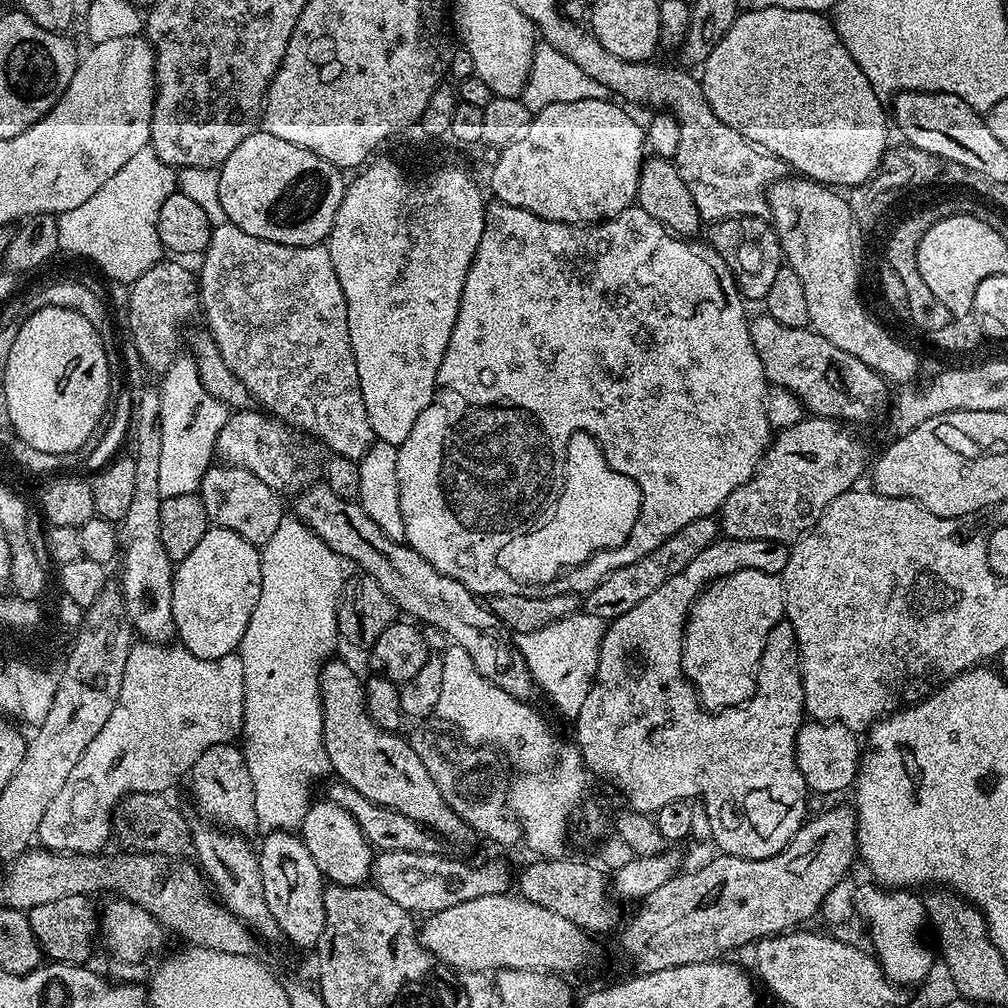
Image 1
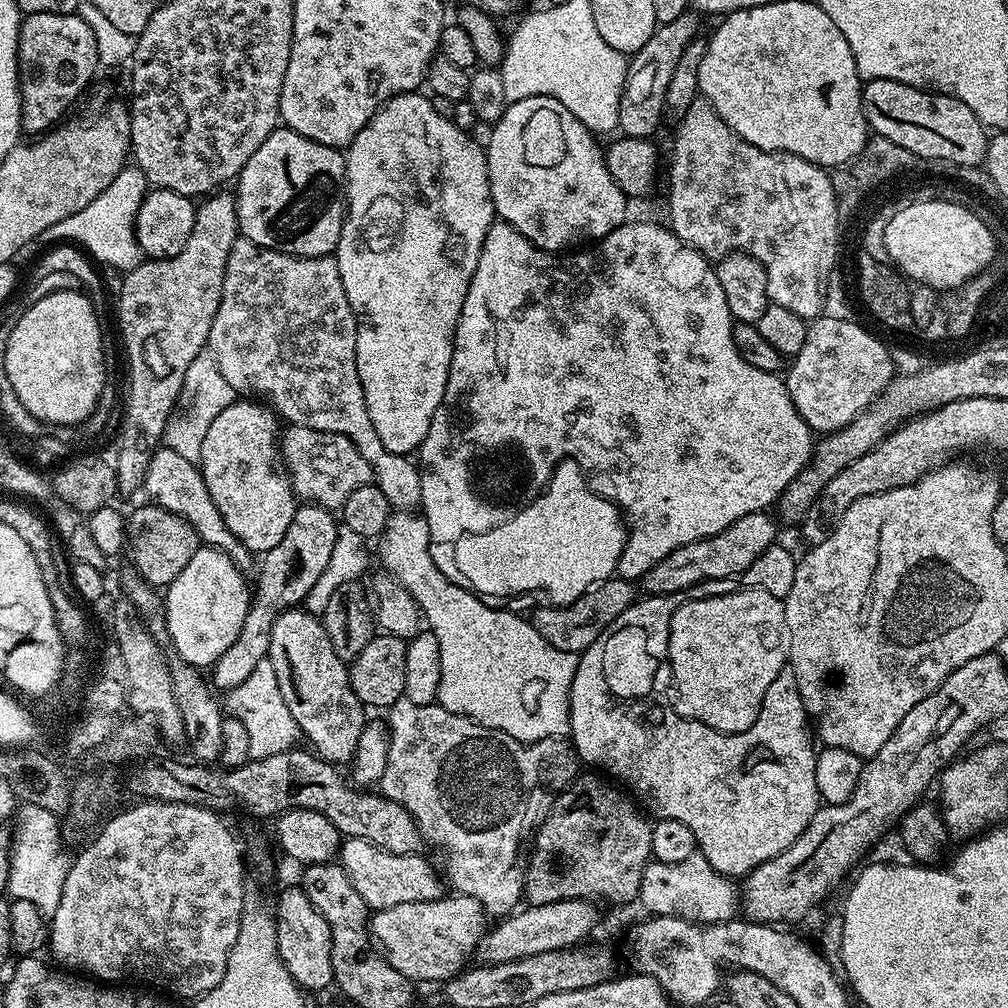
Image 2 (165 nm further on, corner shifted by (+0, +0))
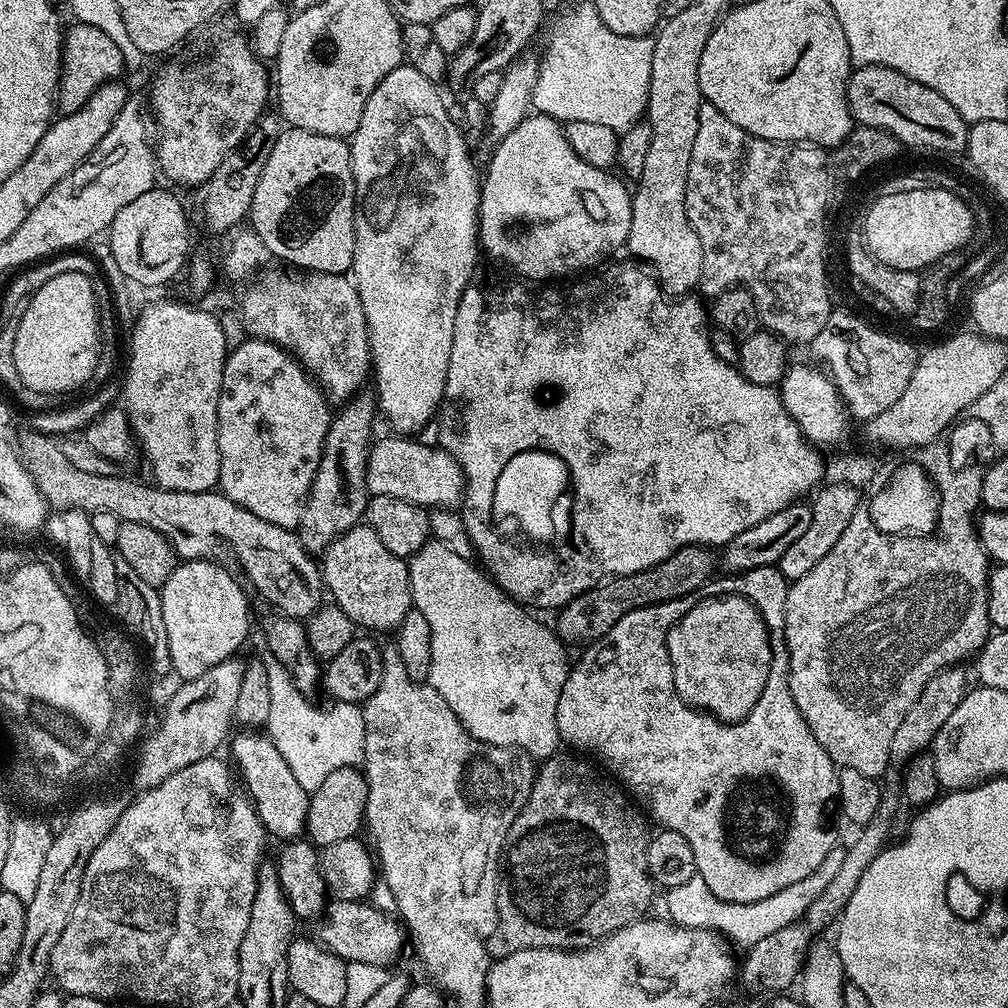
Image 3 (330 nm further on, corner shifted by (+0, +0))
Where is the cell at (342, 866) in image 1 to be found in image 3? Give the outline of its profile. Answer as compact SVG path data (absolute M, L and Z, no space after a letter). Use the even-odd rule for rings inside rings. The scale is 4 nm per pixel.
M256 730L238 732L230 740L232 756L236 759L237 766L240 767L241 778L244 779L243 791L256 805L256 813L265 833L269 837L277 836L277 841L280 842L303 837L306 832L309 789L300 785L298 778L294 778L290 766L286 766L286 758L278 754L276 743L267 734L261 734Z

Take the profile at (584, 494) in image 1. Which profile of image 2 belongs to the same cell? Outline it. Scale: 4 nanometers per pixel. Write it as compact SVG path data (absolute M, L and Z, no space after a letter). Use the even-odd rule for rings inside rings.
M561 460L545 488L546 495L537 508L517 517L516 526L510 526L510 530L498 530L496 550L500 552L502 544L506 562L504 556L498 556L498 560L490 558L486 598L545 592L553 605L569 604L596 584L613 579L619 569L629 534L626 521L621 509L592 487L589 477L580 469L580 461ZM508 550L514 554L512 560Z

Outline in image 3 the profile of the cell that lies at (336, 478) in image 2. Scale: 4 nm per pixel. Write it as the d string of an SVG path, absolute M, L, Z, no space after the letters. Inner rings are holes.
M391 434L385 440L377 439L368 450L366 482L372 496L402 498L402 502L416 504L425 510L455 509L464 499L464 474L458 461L439 446L431 448L419 444L416 438Z

